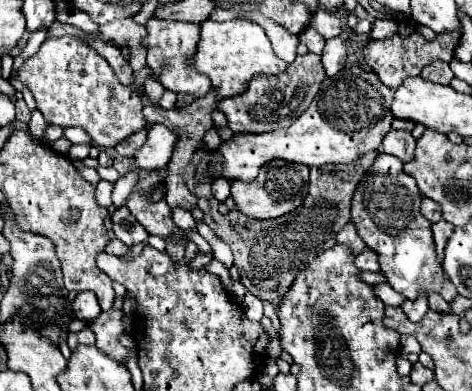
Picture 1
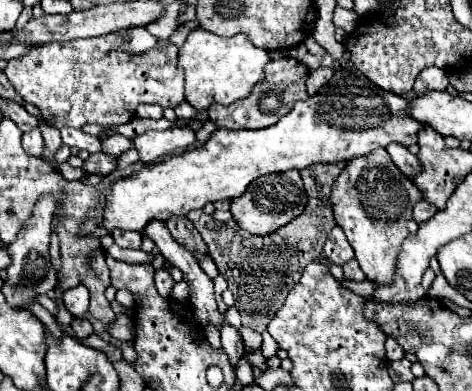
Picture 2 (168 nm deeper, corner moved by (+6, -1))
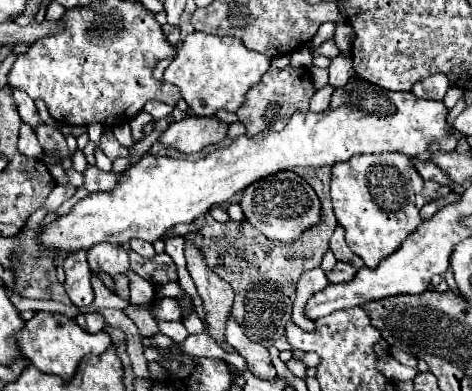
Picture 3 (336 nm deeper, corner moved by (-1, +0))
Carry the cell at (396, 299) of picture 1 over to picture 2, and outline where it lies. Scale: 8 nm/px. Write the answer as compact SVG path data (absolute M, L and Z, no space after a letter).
M364 279L362 283L354 283L354 281L342 281L340 283L344 289L350 289L350 291L356 291L358 295L362 295L364 299L370 299L372 297L372 293L374 293L374 287L376 287L376 283L374 281L368 281L368 279Z

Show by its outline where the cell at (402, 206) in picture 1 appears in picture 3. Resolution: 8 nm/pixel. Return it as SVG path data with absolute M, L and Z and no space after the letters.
M361 154L333 166L331 200L337 222L345 228L345 240L359 254L367 268L377 268L383 258L393 254L401 242L423 222L419 210L423 204L447 196L449 186L423 180L405 154Z

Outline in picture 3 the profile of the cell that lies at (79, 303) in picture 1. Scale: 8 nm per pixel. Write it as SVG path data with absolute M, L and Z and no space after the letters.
M87 250L73 252L65 258L63 262L67 280L65 280L65 290L71 298L71 302L79 308L85 308L93 302L93 288L91 288L91 268L87 264Z

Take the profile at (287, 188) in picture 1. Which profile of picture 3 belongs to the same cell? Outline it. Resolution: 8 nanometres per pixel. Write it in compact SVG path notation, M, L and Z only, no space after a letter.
M289 170L261 178L259 182L253 182L251 186L247 186L243 192L241 208L243 208L245 220L253 228L257 228L267 238L279 240L279 242L293 242L295 238L299 238L303 230L317 224L321 214L319 212L321 204L315 190L309 186L309 182L305 182L301 176Z

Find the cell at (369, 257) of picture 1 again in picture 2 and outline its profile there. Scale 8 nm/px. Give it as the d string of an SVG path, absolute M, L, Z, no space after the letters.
M356 259L348 261L342 269L344 269L344 277L346 277L346 279L350 279L350 281L364 281L364 275L362 275Z

